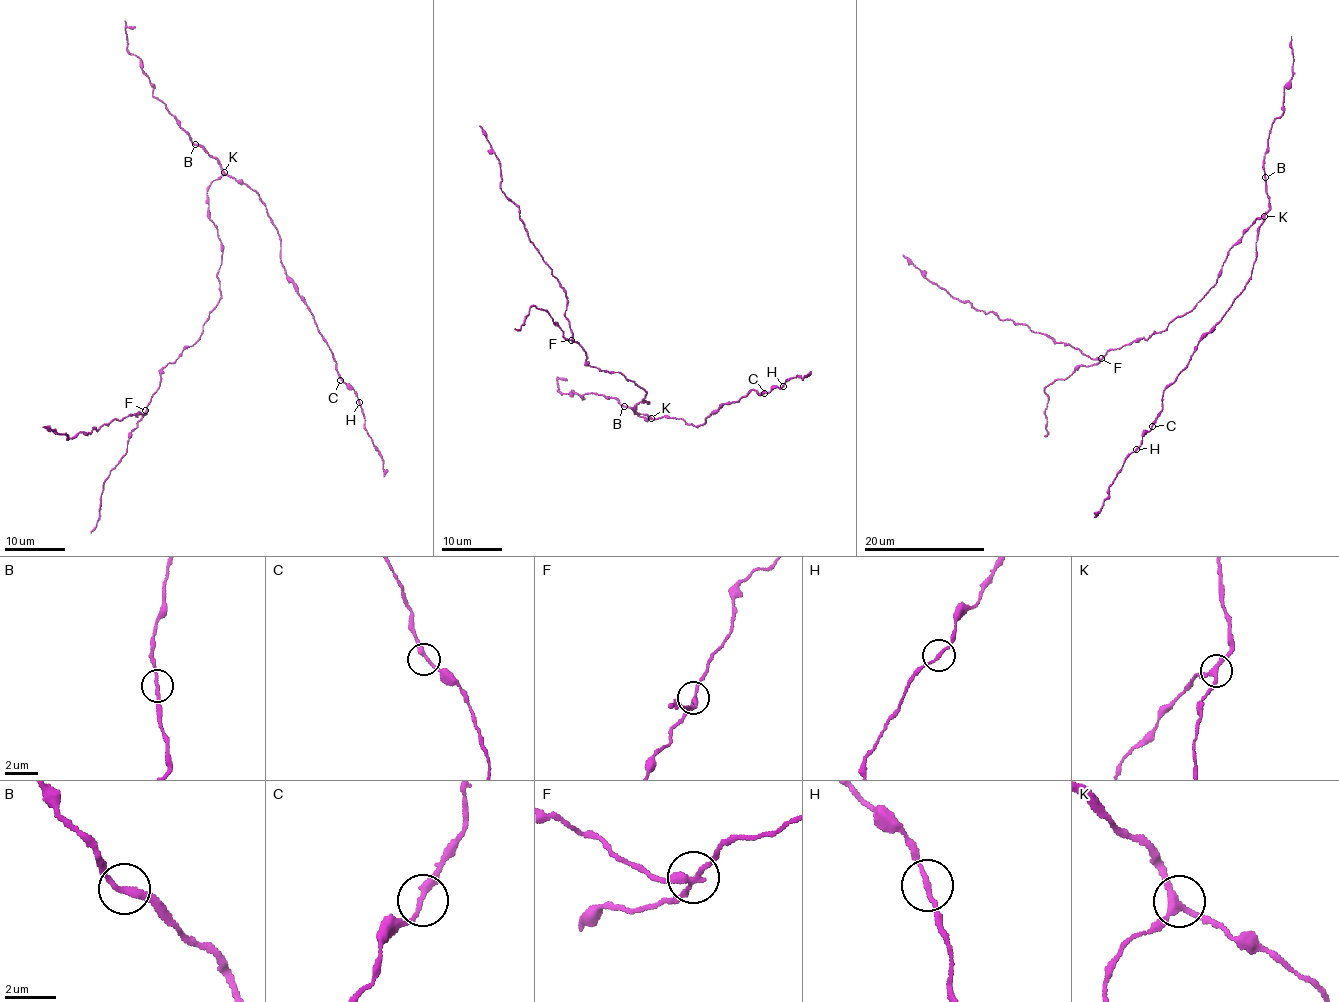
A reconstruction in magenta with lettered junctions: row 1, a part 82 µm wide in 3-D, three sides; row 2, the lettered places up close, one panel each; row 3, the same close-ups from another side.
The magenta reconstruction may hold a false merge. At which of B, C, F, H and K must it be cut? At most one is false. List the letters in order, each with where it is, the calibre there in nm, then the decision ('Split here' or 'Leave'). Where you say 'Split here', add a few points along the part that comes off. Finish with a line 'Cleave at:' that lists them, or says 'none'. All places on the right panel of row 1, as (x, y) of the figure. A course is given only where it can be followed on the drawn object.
B: Place: (1265, 177). Thickness 240 nm. Leave
C: Place: (1152, 426). Thickness 240 nm. Leave
F: Place: (1101, 358). Thickness 200 nm. Split here. Course of the part to remove: (1101, 358), (1089, 358), (1025, 325), (975, 310), (969, 302), (953, 298), (931, 283), (903, 255)
H: Place: (1136, 449). Thickness 160 nm. Leave
K: Place: (1264, 216). Thickness 240 nm. Leave
Cleave at: F

